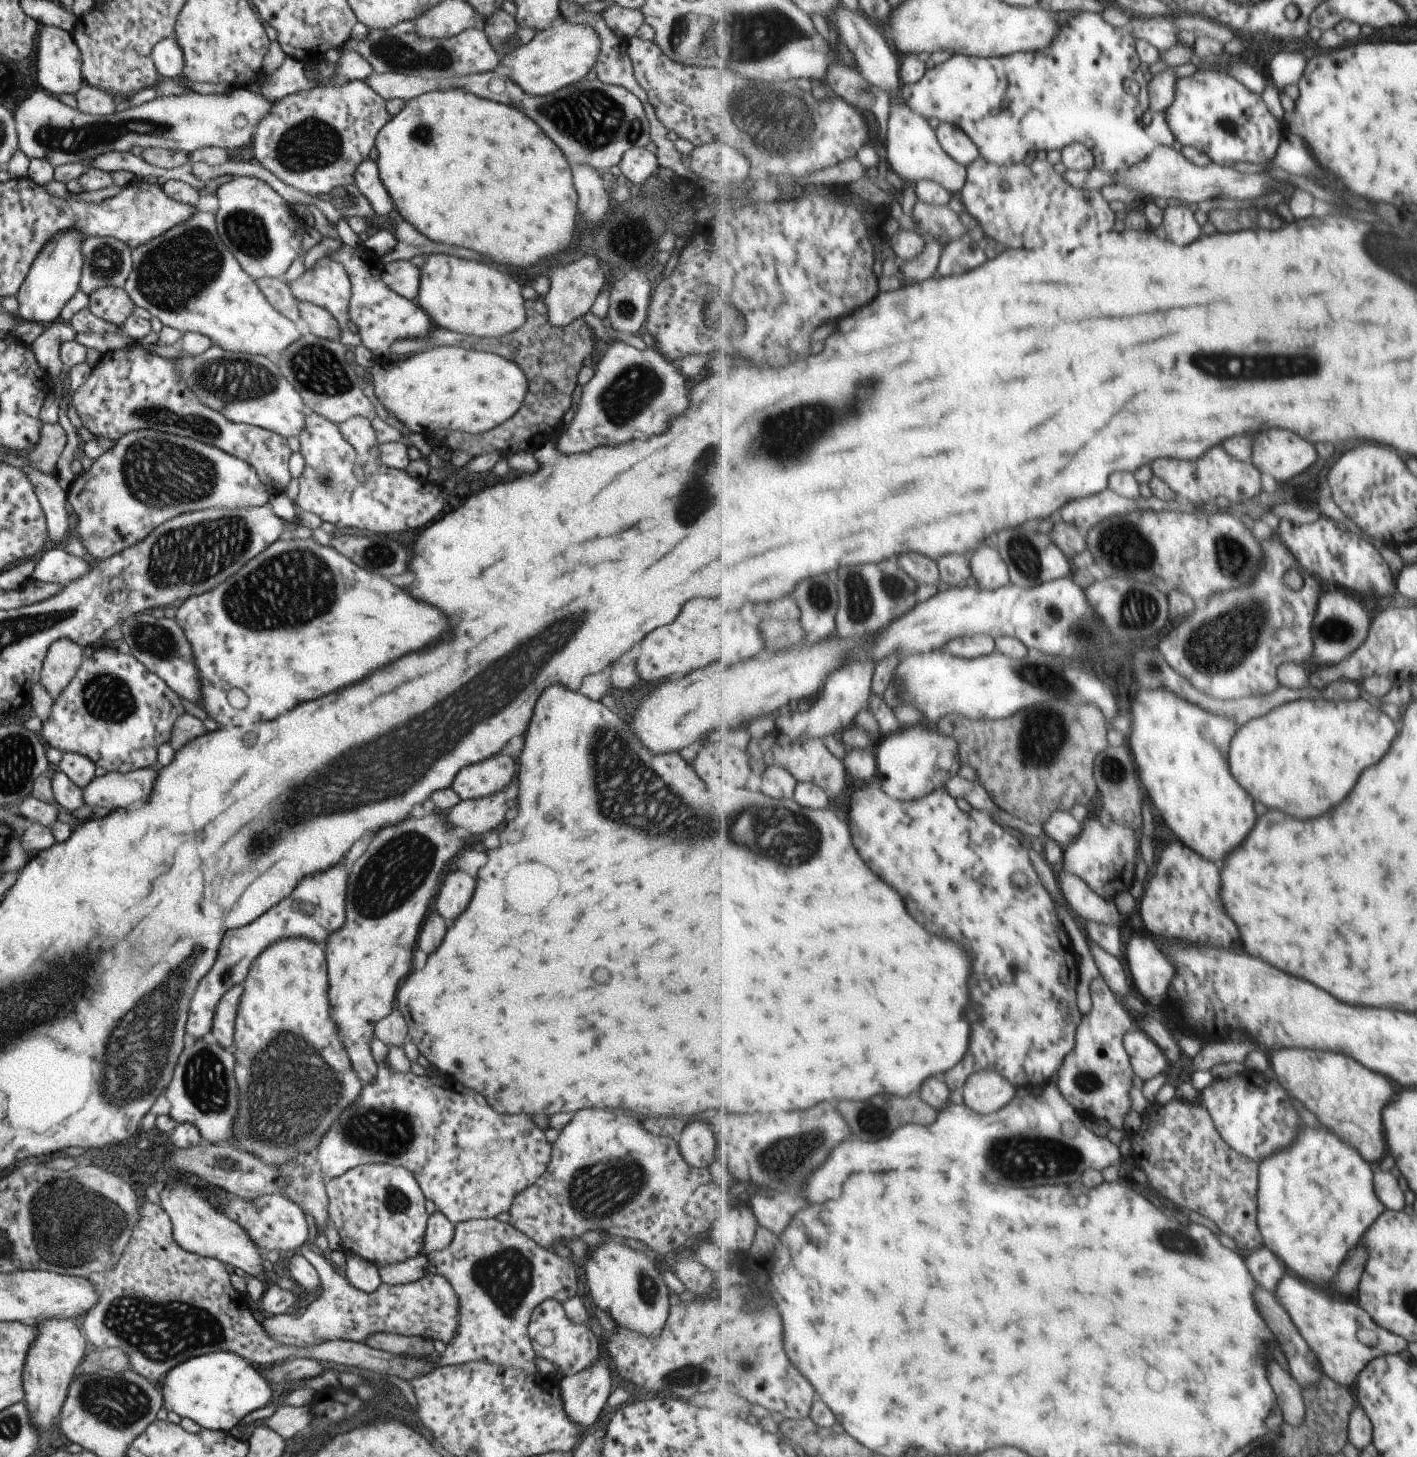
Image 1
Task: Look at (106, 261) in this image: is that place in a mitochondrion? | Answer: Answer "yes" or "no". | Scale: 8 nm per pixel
yes

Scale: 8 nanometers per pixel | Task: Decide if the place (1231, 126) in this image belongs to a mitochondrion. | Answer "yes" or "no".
yes

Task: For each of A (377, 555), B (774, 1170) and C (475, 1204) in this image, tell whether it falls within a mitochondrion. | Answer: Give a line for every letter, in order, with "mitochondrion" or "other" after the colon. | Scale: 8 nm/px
A: mitochondrion
B: mitochondrion
C: other

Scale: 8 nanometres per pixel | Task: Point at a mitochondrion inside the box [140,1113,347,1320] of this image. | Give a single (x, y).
(309, 1195)

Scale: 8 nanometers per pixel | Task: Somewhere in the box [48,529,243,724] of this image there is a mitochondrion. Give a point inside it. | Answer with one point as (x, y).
(158, 642)

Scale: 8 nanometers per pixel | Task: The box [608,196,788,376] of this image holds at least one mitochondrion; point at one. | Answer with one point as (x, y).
(626, 307)

